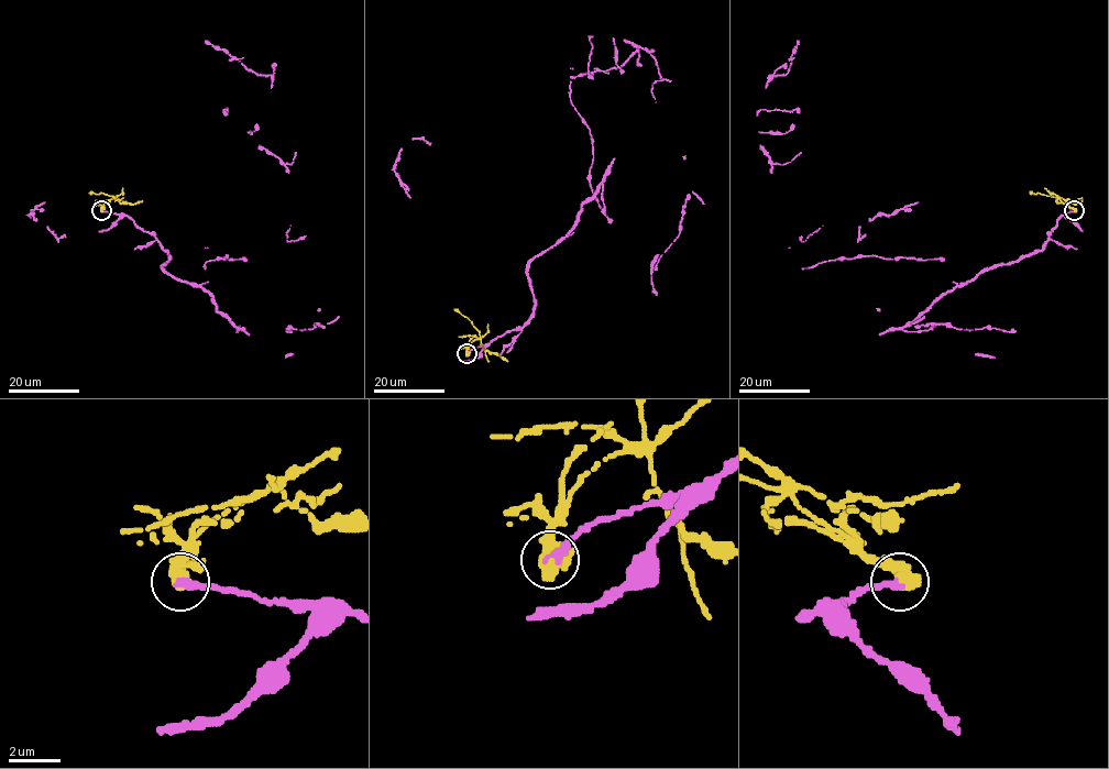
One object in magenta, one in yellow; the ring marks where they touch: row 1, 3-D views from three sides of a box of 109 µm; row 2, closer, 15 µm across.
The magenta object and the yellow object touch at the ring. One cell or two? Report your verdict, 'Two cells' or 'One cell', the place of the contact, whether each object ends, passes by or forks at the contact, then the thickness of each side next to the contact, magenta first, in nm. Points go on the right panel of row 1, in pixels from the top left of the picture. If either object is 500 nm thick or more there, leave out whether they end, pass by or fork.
Two cells. Place: (1074, 210). Thickness 400 nm (magenta) against 600 nm

